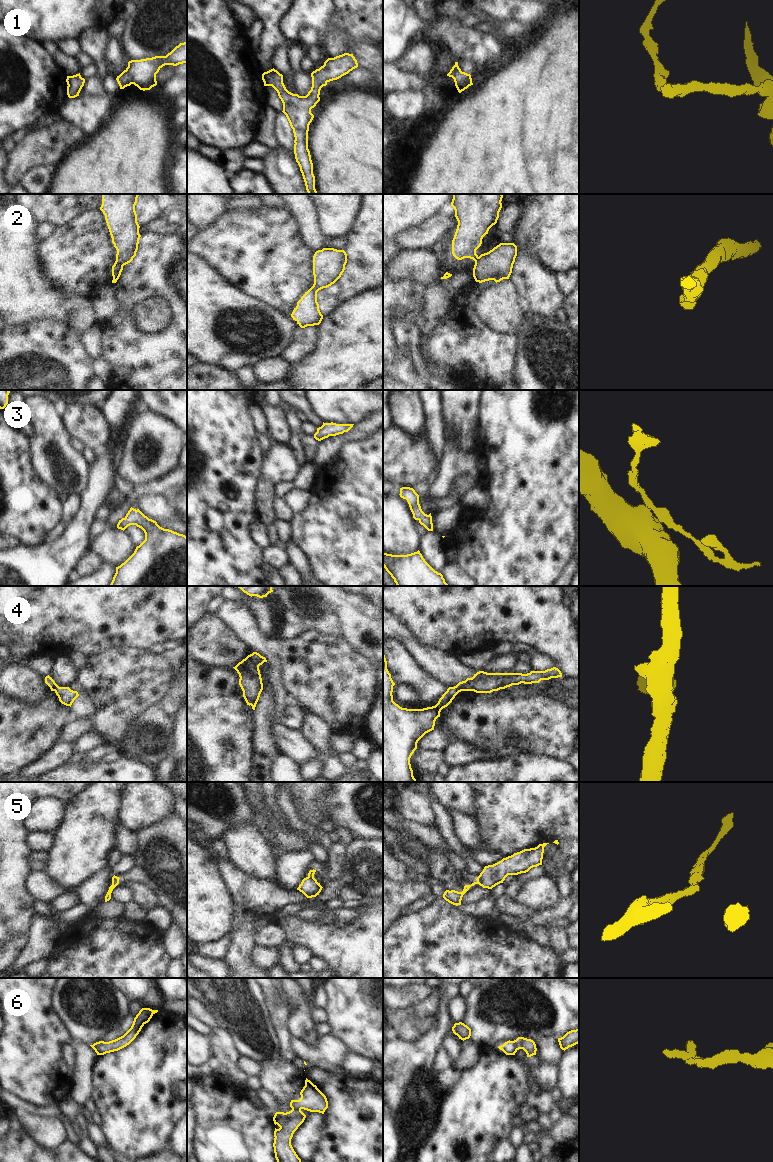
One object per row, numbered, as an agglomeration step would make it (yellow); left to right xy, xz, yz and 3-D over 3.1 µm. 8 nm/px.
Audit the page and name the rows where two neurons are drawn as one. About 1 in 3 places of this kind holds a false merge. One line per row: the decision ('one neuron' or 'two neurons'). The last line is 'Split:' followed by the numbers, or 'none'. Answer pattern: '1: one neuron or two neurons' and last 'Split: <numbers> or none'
1: one neuron
2: two neurons
3: one neuron
4: two neurons
5: one neuron
6: two neurons
Split: 2, 4, 6

